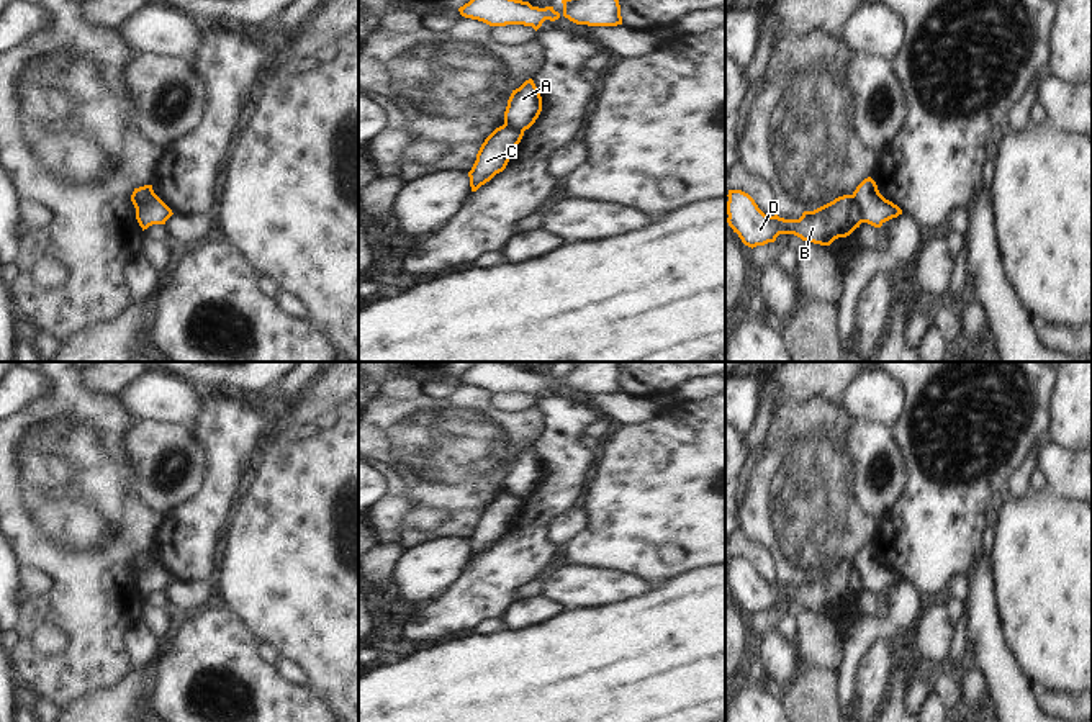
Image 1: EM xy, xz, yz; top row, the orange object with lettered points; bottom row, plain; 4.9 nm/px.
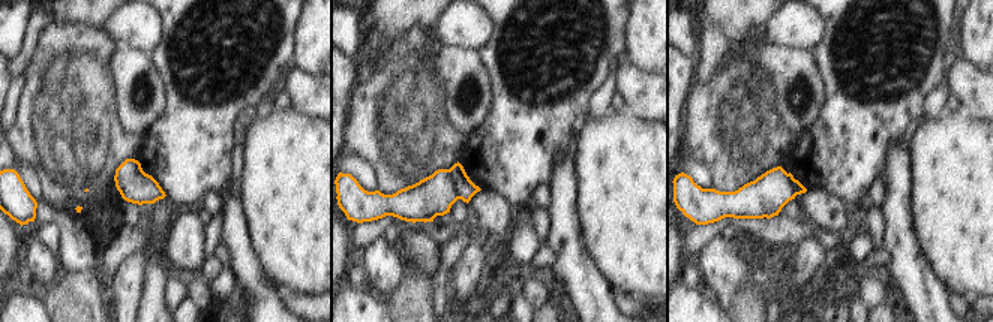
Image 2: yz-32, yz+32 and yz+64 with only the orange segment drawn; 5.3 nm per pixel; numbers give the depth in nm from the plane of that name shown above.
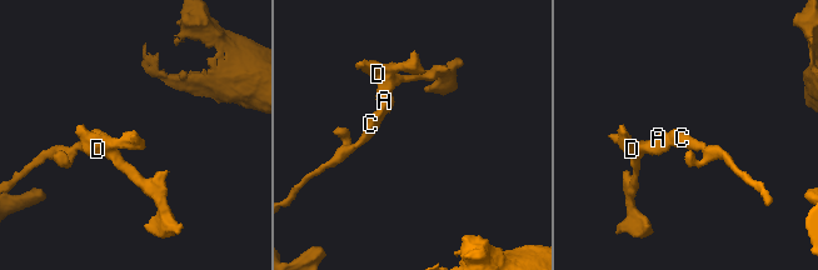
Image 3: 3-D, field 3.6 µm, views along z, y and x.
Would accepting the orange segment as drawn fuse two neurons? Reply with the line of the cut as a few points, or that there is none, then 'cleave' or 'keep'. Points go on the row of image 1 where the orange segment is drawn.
cut in yz along (850, 195), (863, 221); cleave

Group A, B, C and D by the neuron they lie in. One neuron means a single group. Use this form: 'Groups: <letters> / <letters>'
Groups: A B D / C.

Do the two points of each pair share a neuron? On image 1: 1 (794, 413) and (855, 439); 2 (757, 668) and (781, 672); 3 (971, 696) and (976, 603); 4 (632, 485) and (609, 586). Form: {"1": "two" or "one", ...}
{"1": "two", "2": "two", "3": "two", "4": "two"}

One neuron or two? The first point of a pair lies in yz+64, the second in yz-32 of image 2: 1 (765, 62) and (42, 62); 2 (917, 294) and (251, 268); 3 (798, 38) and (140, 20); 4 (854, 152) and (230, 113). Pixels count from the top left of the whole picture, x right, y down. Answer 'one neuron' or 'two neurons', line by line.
1: two neurons
2: one neuron
3: one neuron
4: one neuron

